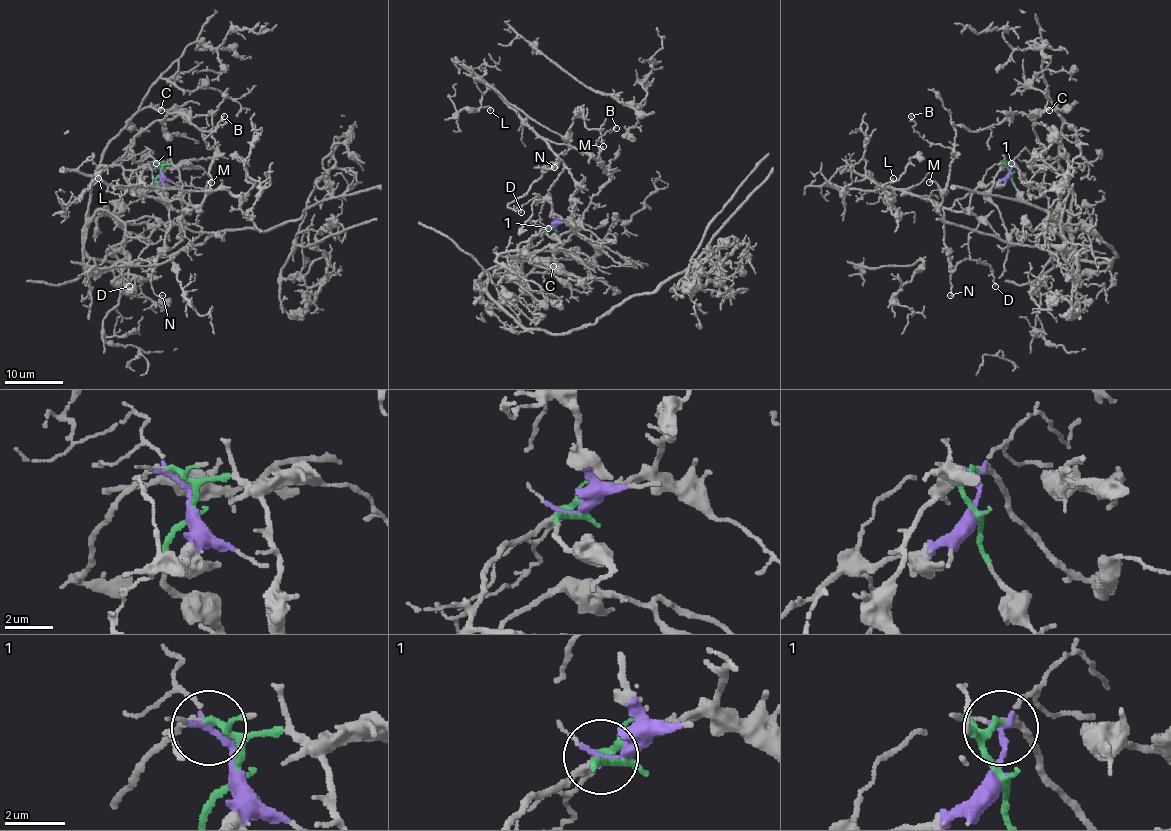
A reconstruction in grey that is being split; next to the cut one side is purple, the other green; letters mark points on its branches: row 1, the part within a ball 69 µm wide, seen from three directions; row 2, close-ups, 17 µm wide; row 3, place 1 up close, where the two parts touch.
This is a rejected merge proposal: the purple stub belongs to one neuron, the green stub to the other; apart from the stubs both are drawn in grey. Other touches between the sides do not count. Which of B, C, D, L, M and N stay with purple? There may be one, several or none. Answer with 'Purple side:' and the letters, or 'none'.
Purple side: B, D, L, M, N

